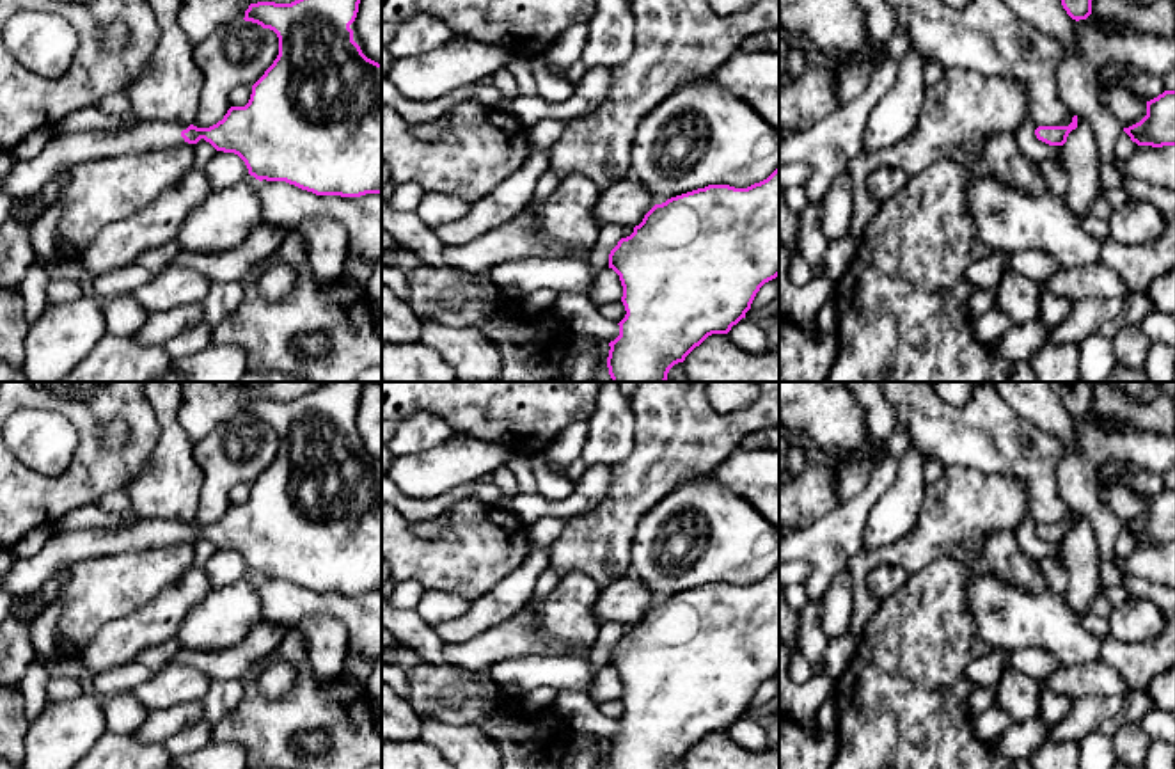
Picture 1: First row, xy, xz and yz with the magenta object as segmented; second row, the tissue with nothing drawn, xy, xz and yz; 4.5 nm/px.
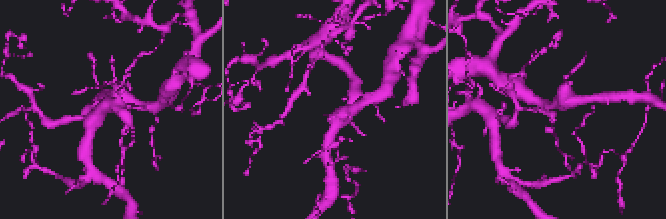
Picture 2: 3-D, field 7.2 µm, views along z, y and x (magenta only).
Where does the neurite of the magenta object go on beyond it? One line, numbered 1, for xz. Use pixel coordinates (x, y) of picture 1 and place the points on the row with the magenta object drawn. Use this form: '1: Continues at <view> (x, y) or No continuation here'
1: No continuation here

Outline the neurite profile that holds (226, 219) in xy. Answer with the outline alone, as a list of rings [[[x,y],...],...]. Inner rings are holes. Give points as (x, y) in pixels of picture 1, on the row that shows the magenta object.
[[[245,176],[234,186],[211,192],[181,224],[176,242],[185,252],[220,252],[243,243],[263,220],[261,195],[257,192],[259,179]]]

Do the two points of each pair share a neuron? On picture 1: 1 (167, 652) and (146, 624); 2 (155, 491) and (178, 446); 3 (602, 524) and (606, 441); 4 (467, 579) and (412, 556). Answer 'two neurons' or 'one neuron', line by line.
1: two neurons
2: one neuron
3: two neurons
4: one neuron

